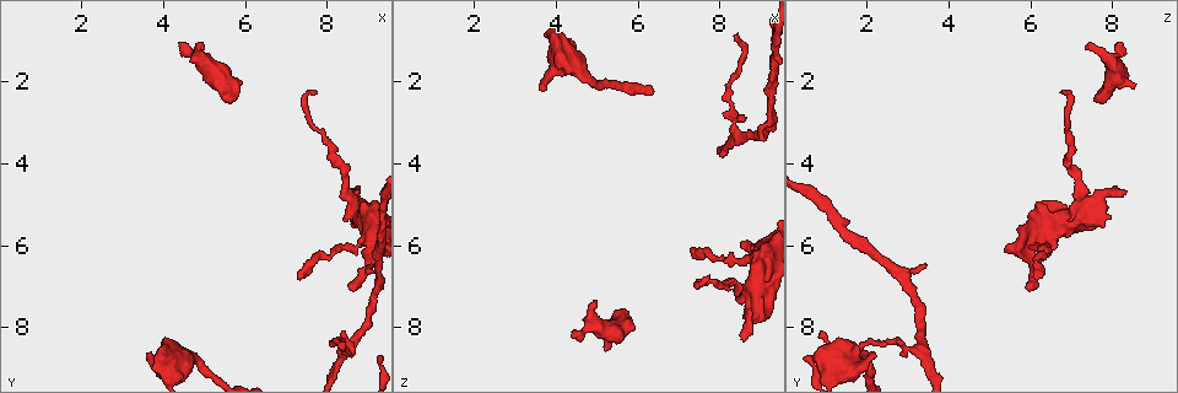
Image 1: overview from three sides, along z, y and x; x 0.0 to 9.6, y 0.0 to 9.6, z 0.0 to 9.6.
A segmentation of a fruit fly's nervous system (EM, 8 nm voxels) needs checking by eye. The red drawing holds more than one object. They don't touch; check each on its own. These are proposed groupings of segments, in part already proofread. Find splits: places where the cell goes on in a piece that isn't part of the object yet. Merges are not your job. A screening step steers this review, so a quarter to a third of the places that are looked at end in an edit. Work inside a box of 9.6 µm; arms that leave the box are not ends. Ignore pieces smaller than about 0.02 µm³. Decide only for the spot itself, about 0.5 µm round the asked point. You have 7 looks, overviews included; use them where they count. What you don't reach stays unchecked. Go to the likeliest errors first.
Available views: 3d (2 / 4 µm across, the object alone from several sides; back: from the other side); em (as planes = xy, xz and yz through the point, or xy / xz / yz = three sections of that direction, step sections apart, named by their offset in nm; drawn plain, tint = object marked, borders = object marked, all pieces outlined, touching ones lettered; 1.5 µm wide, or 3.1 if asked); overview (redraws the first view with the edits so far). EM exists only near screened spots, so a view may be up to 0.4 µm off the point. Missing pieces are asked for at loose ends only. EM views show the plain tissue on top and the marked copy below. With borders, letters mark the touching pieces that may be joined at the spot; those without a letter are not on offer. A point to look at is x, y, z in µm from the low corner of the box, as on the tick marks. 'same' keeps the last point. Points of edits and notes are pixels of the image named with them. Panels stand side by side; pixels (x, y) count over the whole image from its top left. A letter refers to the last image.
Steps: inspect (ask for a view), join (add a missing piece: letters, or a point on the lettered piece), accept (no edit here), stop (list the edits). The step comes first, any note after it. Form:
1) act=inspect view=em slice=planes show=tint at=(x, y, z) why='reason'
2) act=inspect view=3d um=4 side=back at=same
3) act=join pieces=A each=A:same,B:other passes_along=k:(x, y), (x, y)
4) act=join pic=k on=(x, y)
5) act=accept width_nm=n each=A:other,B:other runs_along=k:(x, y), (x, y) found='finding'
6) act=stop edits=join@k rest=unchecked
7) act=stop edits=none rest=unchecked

act=inspect view=em slice=planes show=borders at=(8.35, 8.10, 0.85) why='thin end'

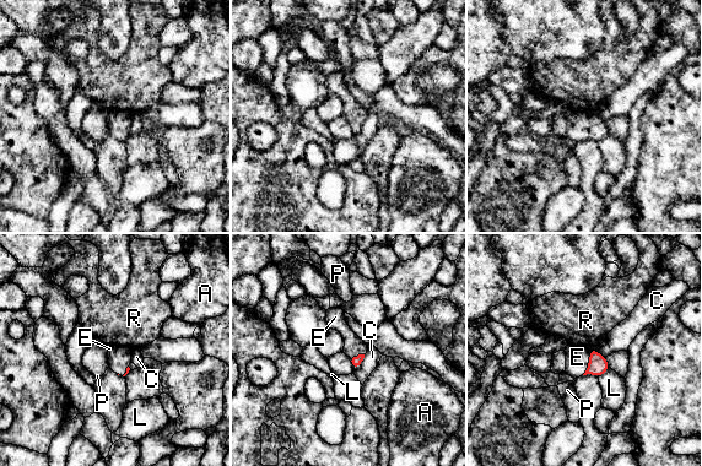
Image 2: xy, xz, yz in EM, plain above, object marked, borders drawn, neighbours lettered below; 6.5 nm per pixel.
act=join pieces=E each=A:other,C:other,E:same,L:other,P:other,R:other passes_along=2:(598, 364), (589, 362), (577, 357) found='it goes on there'

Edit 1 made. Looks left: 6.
act=inspect view=em slice=xz step=4 show=borders at=(3.70, 8.55, 2.25) why='branch stops here'

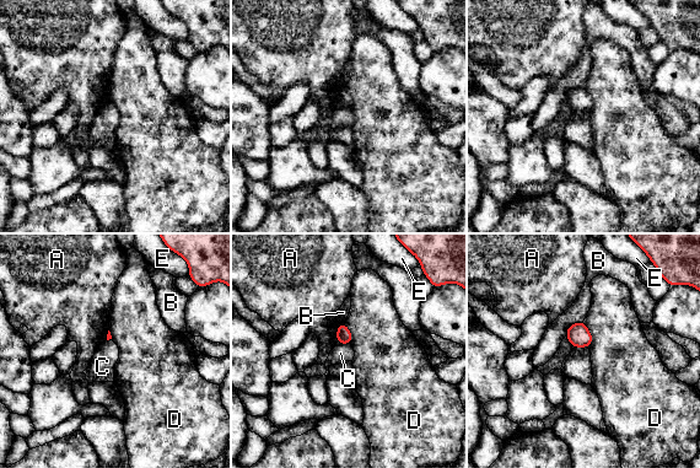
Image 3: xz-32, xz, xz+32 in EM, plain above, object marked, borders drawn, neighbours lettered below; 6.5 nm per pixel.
act=accept each=A:other,B:other,C:other,D:other,E:other border=3:(337, 342), (350, 344) found='no lettered piece goes on from it'

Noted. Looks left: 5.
act=inspect view=3d um=2 at=(8.55, 4.75, 8.40) why='an open end'

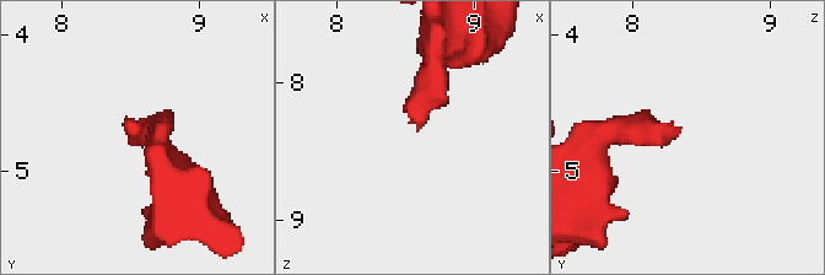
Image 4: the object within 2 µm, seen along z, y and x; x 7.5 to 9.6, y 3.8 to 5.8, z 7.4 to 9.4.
act=inspect view=em slice=planes show=borders at=(8.62, 4.70, 8.34)

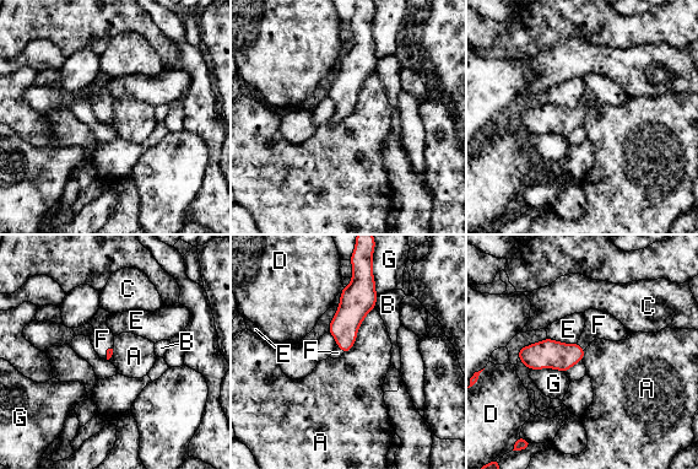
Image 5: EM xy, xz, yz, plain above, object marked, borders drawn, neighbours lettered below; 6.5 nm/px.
act=join pieces=F each=A:other,B:other,C:other,D:other,E:other,F:same,G:other found='it goes on there'

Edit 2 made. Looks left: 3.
act=stop edits=join@2,join@5 rest=unchecked

